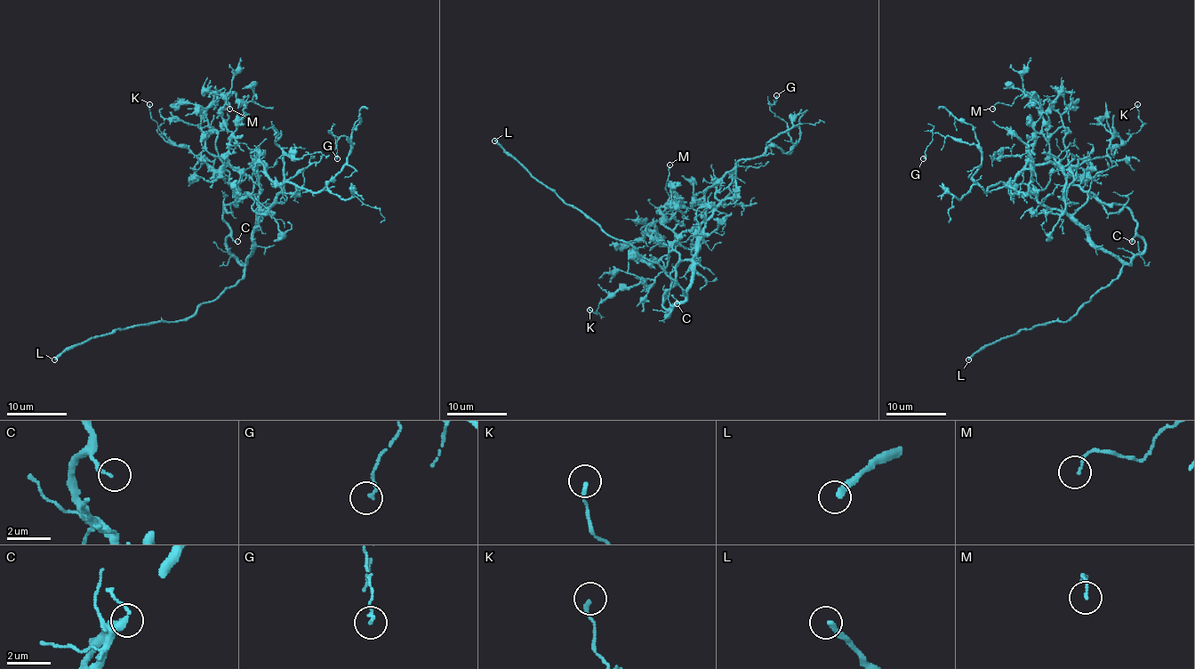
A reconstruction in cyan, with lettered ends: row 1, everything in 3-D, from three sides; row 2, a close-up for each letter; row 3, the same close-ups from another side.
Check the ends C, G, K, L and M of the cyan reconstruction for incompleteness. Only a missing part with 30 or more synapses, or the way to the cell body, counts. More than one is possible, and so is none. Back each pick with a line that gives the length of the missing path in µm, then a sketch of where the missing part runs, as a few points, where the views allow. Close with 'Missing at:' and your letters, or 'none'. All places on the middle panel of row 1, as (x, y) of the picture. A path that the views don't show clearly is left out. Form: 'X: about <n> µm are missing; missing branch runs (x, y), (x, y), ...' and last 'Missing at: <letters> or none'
L: about 50 µm are missing
Missing at: L

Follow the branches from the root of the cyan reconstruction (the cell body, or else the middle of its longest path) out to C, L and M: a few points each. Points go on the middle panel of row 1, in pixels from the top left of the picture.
C: (692, 264), (692, 284), (687, 294), (666, 317), (668, 310), (677, 303)
L: (692, 264), (692, 286), (685, 294), (655, 262), (566, 205), (494, 141)
M: (692, 264), (694, 245), (681, 260), (661, 213), (669, 165)

